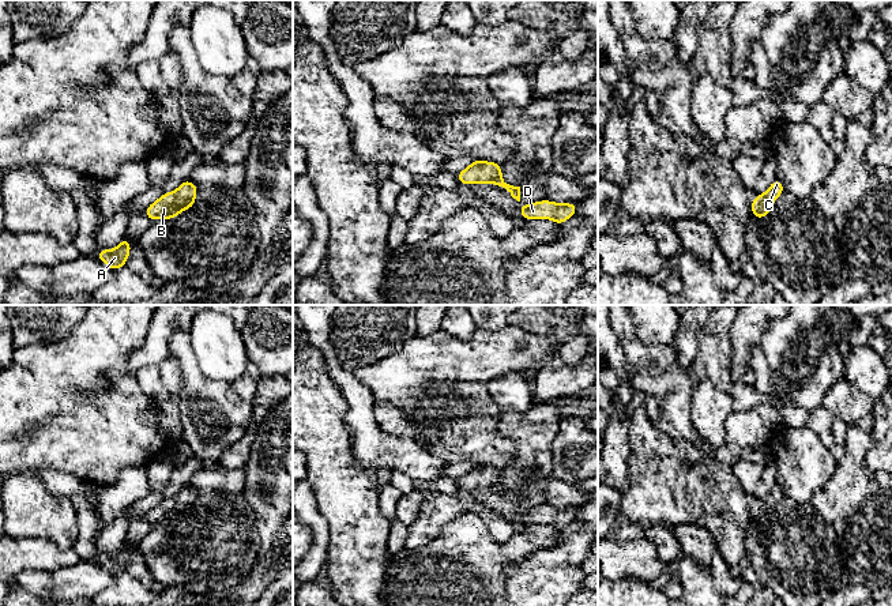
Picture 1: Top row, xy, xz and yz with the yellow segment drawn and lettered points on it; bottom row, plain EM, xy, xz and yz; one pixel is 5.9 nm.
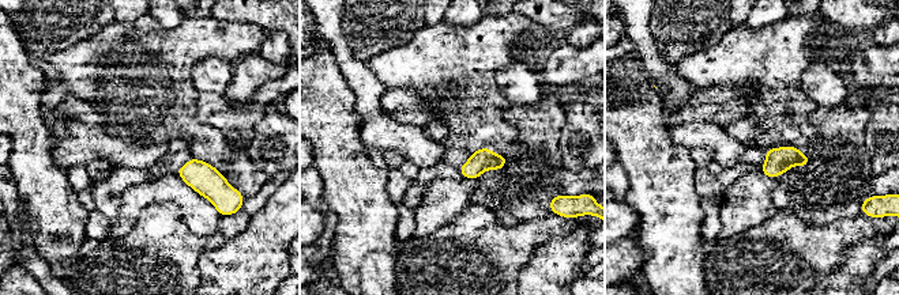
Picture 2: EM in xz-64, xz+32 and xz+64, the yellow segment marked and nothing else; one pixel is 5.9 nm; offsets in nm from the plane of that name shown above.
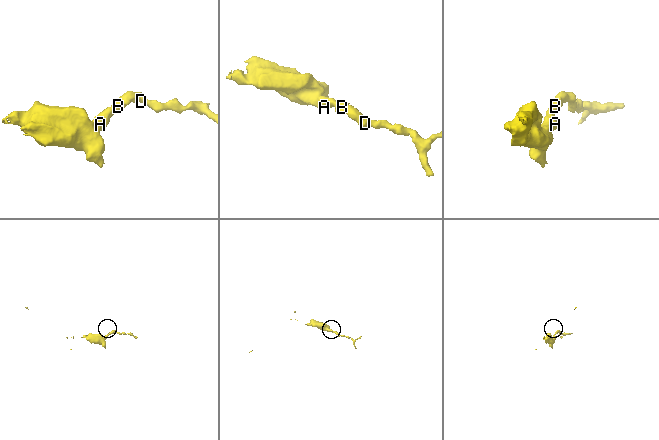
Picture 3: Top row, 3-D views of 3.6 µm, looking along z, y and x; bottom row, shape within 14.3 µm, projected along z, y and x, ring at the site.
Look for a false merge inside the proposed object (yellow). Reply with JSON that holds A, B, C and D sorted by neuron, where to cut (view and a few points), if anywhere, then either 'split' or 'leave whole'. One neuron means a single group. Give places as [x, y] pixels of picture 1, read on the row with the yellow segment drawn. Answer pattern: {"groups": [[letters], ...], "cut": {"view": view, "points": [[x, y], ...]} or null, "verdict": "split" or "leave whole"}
{"groups": [["A", "B", "C", "D"]], "cut": null, "verdict": "leave whole"}

